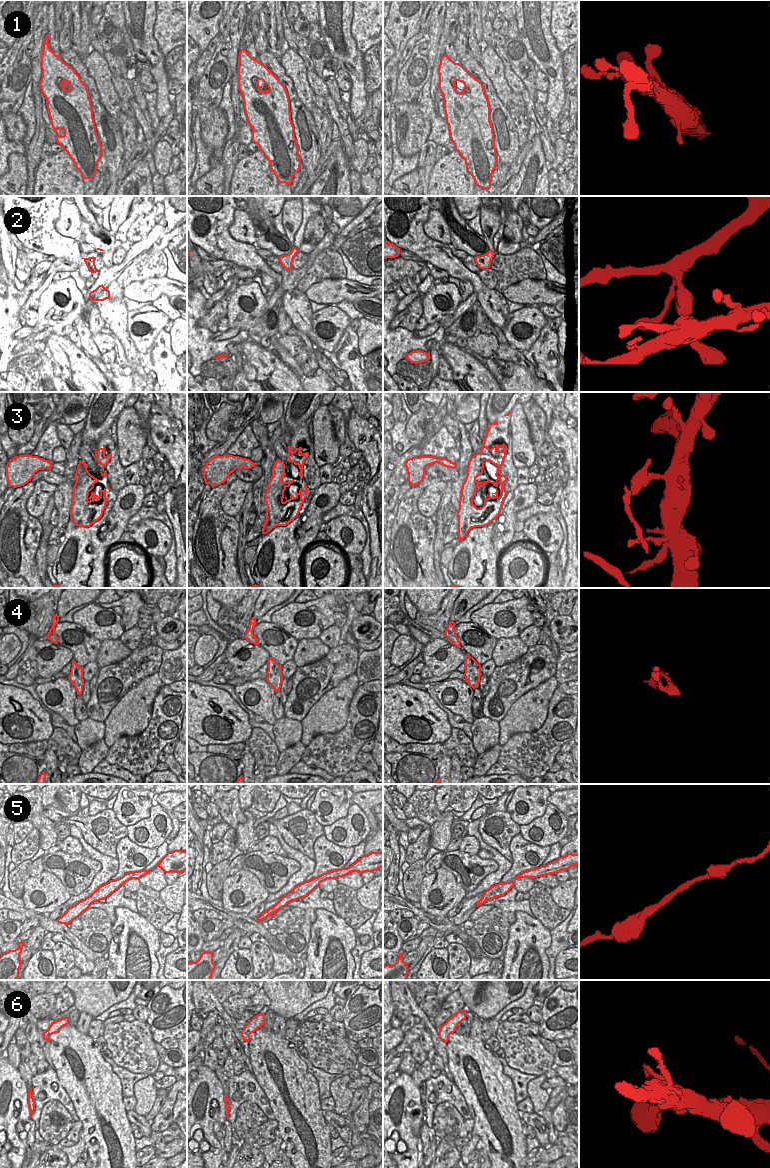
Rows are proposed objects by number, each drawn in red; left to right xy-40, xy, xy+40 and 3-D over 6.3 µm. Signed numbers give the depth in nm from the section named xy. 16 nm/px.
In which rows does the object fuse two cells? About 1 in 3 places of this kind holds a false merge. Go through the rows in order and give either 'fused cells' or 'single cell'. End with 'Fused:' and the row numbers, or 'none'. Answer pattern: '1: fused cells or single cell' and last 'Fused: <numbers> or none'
1: single cell
2: single cell
3: fused cells
4: single cell
5: single cell
6: single cell
Fused: 3

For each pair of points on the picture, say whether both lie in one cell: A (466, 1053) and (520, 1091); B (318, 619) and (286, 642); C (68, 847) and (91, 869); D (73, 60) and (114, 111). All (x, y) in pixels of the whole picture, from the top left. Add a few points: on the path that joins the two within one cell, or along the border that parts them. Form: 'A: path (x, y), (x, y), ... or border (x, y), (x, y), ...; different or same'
A: border (503, 1066), (503, 1072), (513, 1084), (516, 1103); different
B: border (274, 623), (298, 641); different
C: border (60, 850), (66, 853), (80, 854); different
D: border (86, 68), (106, 111); different

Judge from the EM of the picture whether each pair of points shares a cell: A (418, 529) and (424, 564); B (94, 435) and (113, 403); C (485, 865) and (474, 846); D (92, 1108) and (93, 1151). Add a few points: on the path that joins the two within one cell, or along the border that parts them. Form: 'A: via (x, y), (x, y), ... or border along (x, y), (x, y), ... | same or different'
A: via (418, 538), (418, 555) | same
B: via (97, 427), (101, 423), (101, 418), (108, 411) | same
C: border along (458, 849), (476, 855) | different
D: via (97, 1119), (99, 1123), (99, 1140) | same

